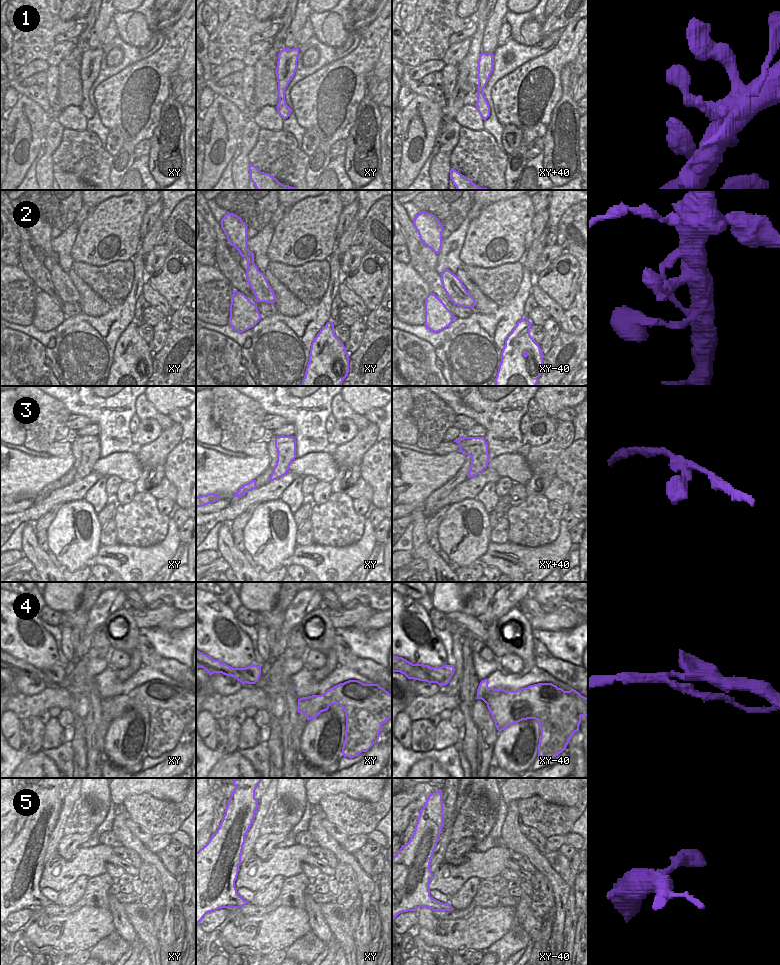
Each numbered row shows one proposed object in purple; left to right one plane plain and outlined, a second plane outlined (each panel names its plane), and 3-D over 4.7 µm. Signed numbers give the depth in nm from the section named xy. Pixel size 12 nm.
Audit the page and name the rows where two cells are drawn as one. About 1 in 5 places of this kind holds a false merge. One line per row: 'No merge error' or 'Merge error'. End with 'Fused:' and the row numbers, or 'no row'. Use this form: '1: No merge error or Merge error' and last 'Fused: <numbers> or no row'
1: No merge error
2: No merge error
3: No merge error
4: Merge error
5: No merge error
Fused: 4

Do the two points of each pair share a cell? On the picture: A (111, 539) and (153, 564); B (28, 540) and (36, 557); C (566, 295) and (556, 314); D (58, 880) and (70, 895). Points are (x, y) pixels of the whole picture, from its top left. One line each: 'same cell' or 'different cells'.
A: different cells
B: same cell
C: different cells
D: different cells

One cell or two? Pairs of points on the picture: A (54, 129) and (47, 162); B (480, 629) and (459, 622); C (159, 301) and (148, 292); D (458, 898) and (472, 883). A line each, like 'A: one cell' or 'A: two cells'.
A: one cell
B: one cell
C: one cell
D: one cell

